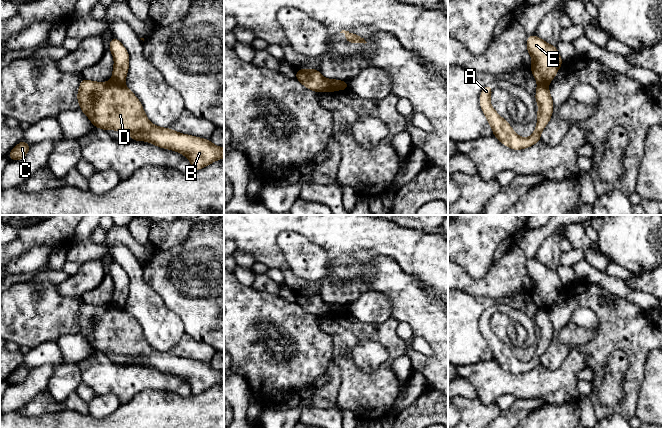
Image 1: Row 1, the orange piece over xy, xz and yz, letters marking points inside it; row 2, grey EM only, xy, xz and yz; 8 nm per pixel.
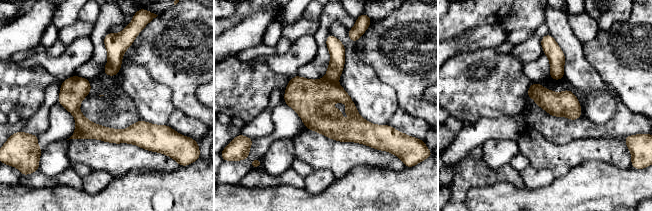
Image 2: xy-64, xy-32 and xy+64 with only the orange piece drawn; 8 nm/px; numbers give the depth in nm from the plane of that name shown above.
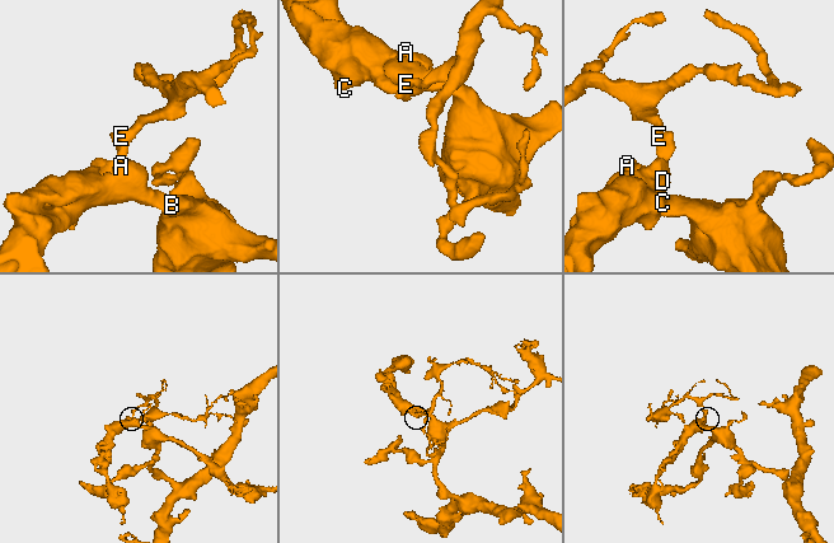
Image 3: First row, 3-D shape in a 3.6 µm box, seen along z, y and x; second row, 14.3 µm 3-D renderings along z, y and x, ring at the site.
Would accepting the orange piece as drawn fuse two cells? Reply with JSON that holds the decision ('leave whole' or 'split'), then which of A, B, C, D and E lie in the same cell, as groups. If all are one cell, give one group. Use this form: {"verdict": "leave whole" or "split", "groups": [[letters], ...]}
{"verdict": "split", "groups": [["A", "B", "C", "D"], ["E"]]}

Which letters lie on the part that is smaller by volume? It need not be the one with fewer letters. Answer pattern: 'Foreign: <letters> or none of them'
Foreign: E

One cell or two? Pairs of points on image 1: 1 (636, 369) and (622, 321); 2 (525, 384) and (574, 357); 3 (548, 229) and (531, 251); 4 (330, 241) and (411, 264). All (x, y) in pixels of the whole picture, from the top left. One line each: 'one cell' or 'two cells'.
1: one cell
2: one cell
3: one cell
4: one cell

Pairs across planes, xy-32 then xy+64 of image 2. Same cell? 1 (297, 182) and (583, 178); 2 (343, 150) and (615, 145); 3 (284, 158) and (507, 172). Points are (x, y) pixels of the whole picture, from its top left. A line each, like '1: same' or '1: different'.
1: different
2: same
3: different

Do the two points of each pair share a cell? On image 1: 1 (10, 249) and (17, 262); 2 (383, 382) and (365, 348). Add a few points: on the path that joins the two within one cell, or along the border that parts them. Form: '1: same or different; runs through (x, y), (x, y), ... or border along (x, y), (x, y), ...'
1: different; border along (35, 246), (15, 256), (10, 261)
2: different; border along (389, 353), (373, 371), (363, 371), (354, 359)

